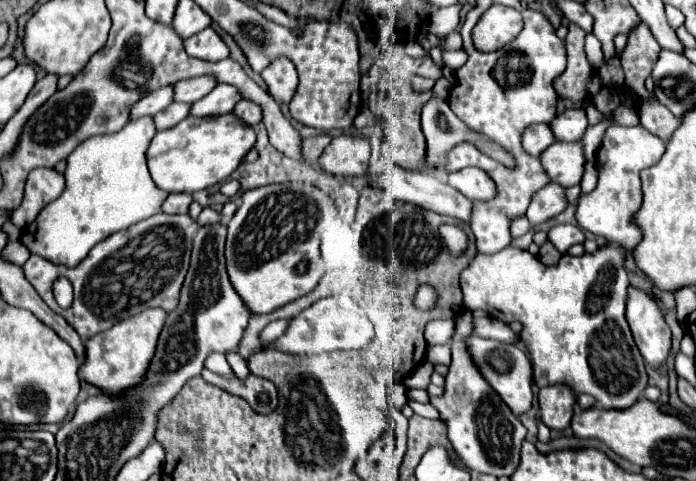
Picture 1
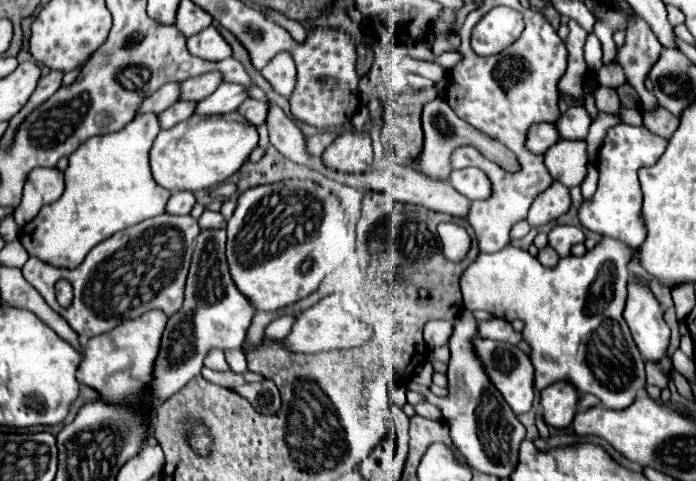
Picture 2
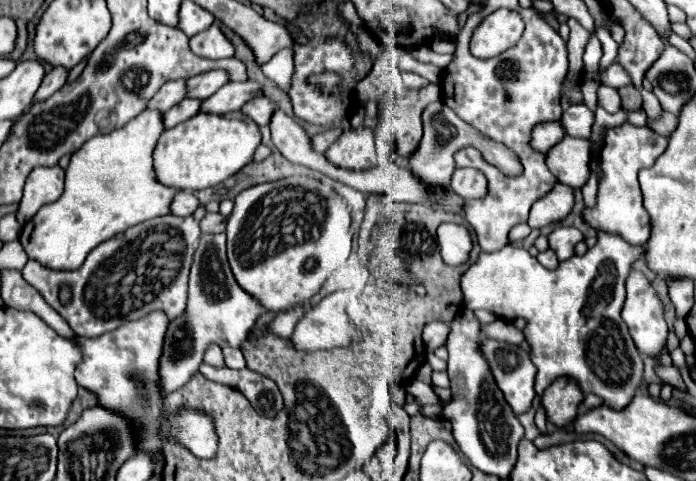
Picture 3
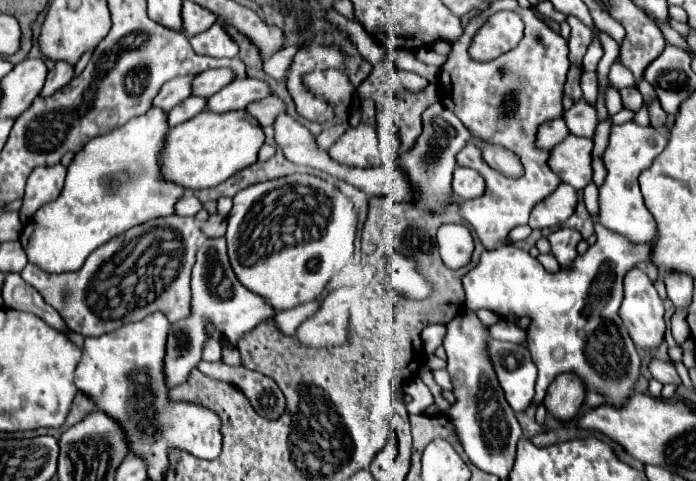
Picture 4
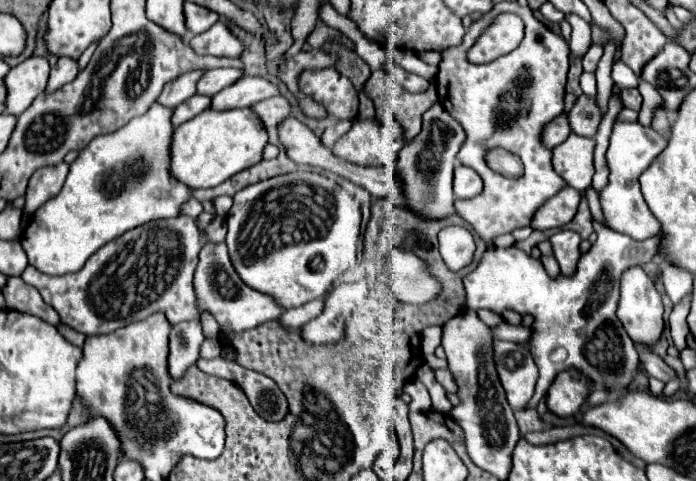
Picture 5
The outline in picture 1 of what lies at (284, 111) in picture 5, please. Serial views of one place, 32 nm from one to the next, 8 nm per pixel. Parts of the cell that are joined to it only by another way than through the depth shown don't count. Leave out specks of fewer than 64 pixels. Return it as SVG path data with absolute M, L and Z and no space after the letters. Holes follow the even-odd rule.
M240 100L240 102L234 106L232 114L238 116L242 122L246 122L246 124L250 124L250 126L252 126L252 124L258 124L260 118L262 118L260 106L254 104L254 102L250 102L250 100Z

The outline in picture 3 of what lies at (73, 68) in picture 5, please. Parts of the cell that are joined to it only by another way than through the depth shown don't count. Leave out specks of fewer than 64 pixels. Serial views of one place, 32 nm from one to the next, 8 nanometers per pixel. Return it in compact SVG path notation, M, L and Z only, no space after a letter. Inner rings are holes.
M54 68L54 70L50 70L50 72L44 76L44 80L42 80L42 84L40 84L38 92L34 94L32 104L36 104L36 102L42 102L42 100L50 98L50 96L60 88L60 86L64 86L66 76L68 76L68 70L66 70L66 68Z

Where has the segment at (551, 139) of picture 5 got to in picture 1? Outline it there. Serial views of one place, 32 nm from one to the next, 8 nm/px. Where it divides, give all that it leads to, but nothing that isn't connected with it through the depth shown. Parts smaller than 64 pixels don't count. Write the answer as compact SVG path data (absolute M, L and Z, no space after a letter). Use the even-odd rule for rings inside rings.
M532 124L522 132L522 148L530 156L540 156L546 146L554 142L552 132L548 132L548 124Z

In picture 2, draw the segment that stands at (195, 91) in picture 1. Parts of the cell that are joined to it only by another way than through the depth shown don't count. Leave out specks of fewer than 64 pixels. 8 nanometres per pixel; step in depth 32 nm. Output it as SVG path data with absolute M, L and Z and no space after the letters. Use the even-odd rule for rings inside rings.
M216 72L202 74L196 78L188 78L188 80L180 82L180 98L178 100L198 102L198 100L206 98L210 92L214 92L220 82L222 82L220 74L216 74Z

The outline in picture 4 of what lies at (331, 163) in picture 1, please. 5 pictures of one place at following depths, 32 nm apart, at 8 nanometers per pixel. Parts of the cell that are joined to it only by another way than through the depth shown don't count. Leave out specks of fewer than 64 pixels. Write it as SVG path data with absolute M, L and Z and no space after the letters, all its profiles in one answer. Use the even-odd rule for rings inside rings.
M360 124L356 128L348 128L336 144L328 150L330 158L338 164L352 168L372 168L380 166L380 154L376 146L376 128L370 124Z

